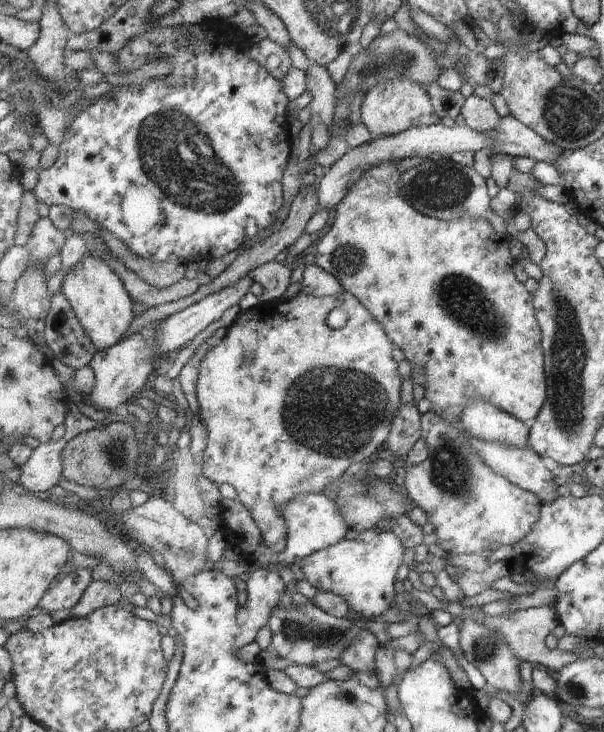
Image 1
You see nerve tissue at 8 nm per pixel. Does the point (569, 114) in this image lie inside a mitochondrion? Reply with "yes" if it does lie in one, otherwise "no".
yes

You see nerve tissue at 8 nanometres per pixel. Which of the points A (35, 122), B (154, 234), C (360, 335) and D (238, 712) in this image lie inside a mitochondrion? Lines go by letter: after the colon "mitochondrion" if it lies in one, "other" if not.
A: other
B: other
C: other
D: other

